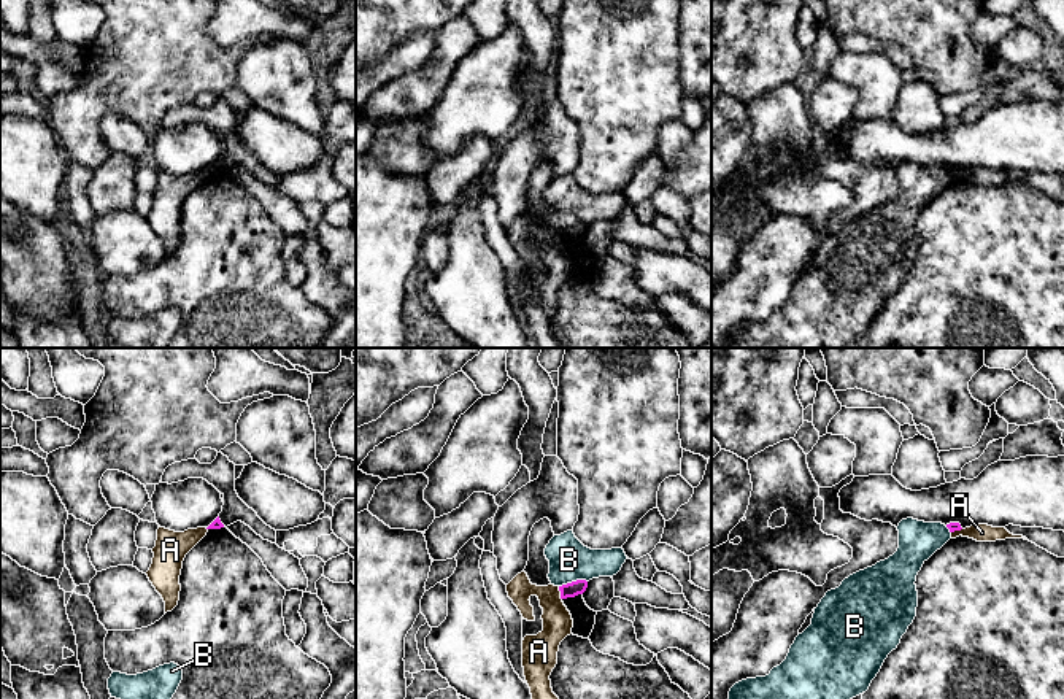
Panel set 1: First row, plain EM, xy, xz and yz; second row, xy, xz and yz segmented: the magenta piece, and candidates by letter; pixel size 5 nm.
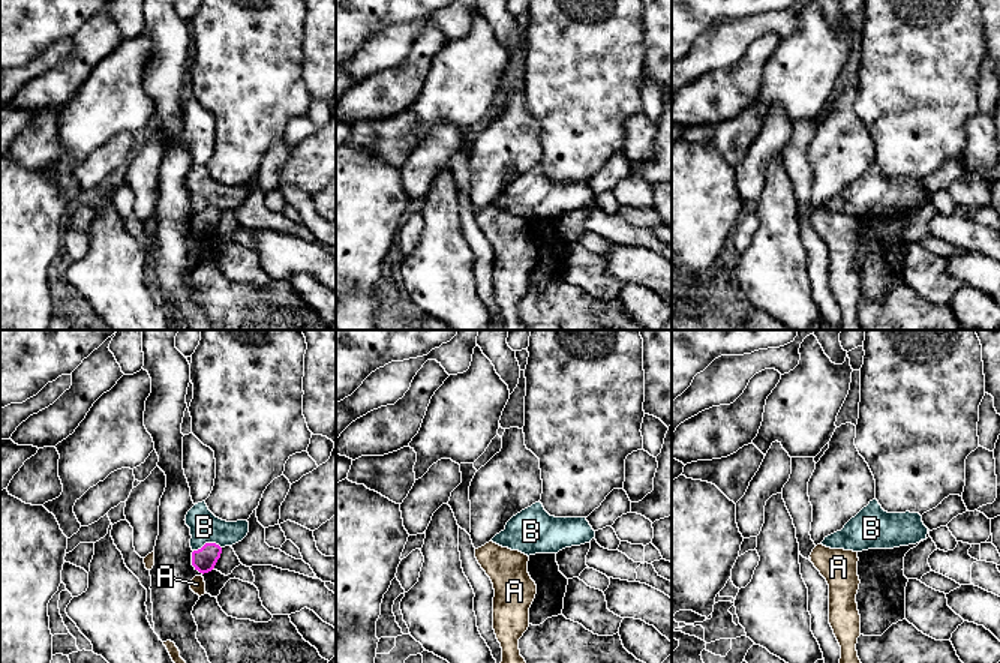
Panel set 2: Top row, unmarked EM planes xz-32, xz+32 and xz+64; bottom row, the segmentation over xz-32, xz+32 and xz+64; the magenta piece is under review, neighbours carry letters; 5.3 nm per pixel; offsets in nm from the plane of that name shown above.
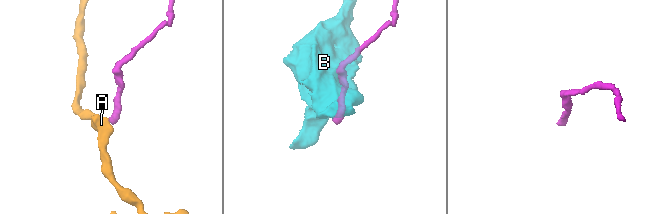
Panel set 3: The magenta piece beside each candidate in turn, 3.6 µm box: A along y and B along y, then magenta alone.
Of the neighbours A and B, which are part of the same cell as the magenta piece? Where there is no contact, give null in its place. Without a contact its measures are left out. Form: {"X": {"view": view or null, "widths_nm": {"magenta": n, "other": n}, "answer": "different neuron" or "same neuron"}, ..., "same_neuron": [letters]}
{"A": {"view": "xz", "widths_nm": {"magenta": 80, "other": 150}, "answer": "different neuron"}, "B": {"view": "xz", "widths_nm": {"magenta": 80, "other": 200}, "answer": "different neuron"}, "same_neuron": []}

